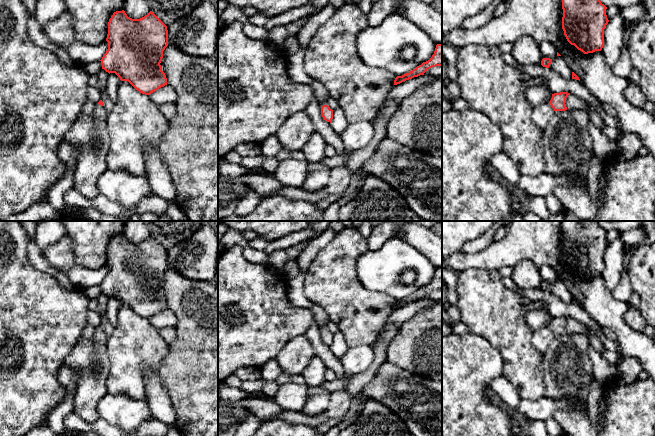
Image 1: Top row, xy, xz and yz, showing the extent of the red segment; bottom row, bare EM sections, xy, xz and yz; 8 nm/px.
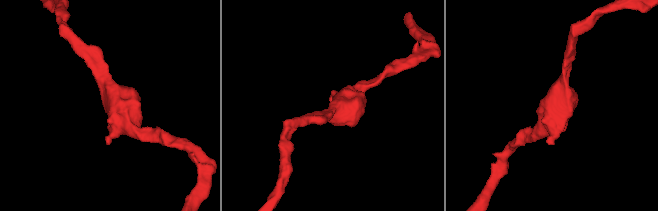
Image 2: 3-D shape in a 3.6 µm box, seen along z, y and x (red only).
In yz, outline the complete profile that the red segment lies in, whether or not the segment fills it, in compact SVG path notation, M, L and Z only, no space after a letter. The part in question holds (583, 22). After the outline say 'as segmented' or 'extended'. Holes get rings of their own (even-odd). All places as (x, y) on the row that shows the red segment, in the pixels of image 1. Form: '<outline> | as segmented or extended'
M562 0L562 29L567 41L584 54L601 51L604 46L604 29L609 20L607 7L600 0Z | as segmented

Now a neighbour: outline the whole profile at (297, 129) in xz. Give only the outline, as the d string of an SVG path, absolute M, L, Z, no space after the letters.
M306 111L294 113L286 119L275 135L282 148L289 151L302 150L313 133L316 133L314 124Z

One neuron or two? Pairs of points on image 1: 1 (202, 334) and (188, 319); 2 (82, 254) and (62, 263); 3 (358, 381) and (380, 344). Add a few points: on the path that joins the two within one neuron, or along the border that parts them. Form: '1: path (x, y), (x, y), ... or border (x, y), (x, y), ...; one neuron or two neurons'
1: path (199, 330), (192, 323); one neuron
2: border (69, 235), (73, 242), (73, 258), (76, 264); two neurons
3: path (368, 373), (378, 361), (379, 354); one neuron

